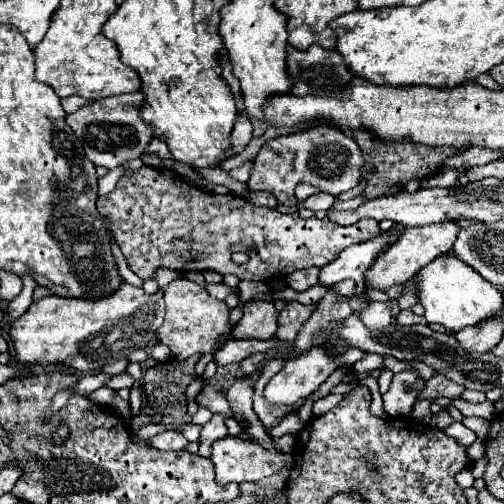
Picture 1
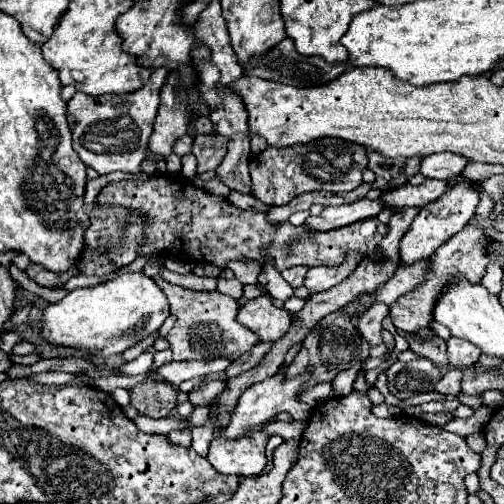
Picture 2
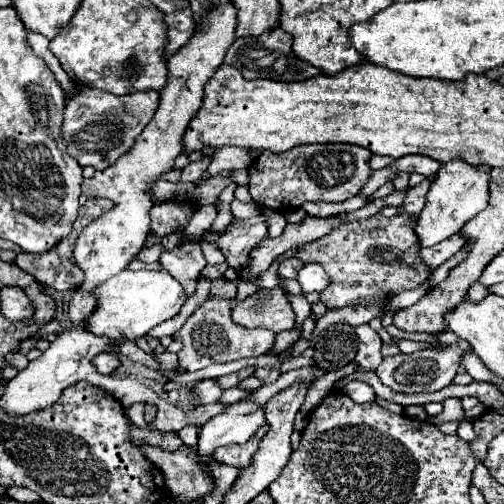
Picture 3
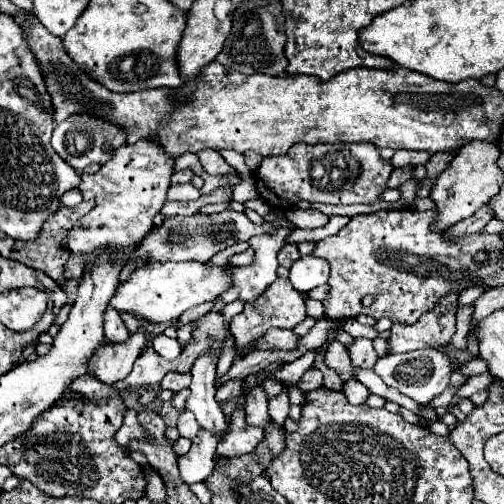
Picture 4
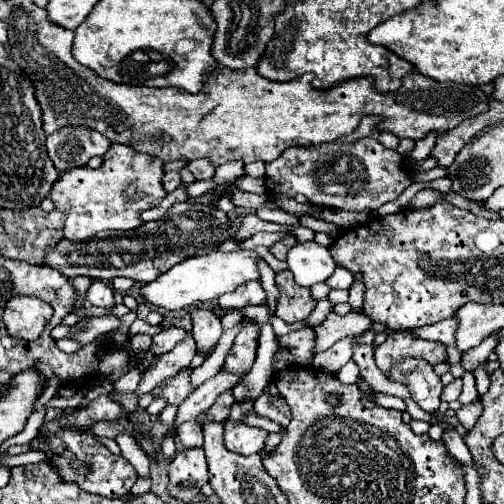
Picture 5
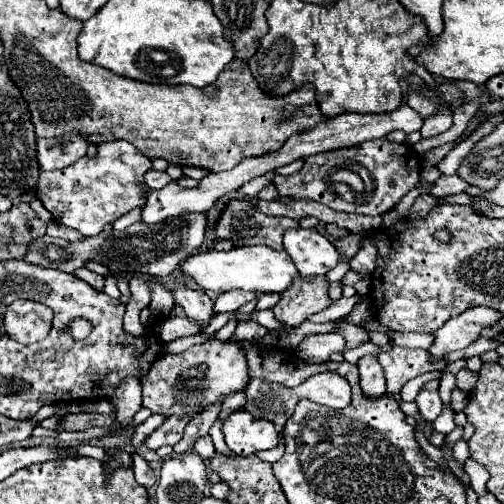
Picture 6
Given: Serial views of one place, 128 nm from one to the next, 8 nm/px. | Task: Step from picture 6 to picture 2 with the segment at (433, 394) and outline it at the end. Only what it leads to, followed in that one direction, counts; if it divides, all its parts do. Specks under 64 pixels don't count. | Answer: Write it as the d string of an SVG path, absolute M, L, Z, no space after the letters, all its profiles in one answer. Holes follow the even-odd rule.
M450 338L448 340L448 368L446 370L454 370L458 366L474 366L480 358L480 348L476 348L474 344L468 344L468 340L460 340L460 338ZM418 358L412 362L396 360L386 370L388 388L396 398L412 398L414 394L430 392L442 376L444 370L428 358Z

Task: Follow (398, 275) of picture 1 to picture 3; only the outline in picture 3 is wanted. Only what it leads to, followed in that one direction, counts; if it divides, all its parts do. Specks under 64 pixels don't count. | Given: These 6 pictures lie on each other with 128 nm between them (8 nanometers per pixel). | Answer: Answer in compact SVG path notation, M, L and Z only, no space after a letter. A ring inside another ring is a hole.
M450 160L448 164L442 164L436 180L428 190L426 206L416 222L420 246L434 246L440 240L446 240L448 236L460 232L460 228L472 220L472 216L482 212L488 206L488 184L490 174L478 170L478 166L468 164L466 160Z

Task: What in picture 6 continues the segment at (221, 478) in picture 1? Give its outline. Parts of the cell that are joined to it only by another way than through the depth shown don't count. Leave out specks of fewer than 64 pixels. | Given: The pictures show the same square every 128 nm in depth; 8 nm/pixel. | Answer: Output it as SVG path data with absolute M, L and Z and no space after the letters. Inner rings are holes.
M236 412L228 416L222 426L226 444L240 456L256 454L258 450L276 448L280 442L280 432L270 420L258 420L248 412Z

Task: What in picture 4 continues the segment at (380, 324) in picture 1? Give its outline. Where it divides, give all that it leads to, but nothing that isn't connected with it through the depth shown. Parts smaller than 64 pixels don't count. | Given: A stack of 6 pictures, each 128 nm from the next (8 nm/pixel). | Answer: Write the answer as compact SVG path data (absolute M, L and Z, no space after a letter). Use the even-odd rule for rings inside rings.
M356 338L350 348L350 360L356 368L374 368L378 356L372 348L372 340L368 338Z

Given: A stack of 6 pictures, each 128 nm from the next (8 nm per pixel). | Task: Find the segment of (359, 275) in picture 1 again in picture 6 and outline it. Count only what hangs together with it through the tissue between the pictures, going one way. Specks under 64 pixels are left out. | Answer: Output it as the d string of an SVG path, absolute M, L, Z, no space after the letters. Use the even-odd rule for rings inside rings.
M288 228L284 248L296 262L300 276L326 274L338 262L338 250L314 228Z

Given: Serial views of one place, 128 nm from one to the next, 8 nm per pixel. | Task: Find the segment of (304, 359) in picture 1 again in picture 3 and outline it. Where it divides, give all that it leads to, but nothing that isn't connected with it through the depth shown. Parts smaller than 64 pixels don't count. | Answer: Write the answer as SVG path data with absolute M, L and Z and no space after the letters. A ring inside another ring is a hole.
M244 398L200 428L196 450L200 456L212 456L218 446L246 442L262 424L266 424L264 408Z

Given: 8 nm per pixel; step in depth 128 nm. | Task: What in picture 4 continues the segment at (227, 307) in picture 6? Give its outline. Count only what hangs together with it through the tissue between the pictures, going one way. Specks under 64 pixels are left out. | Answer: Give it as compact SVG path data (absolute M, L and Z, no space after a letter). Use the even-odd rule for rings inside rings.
M278 228L268 234L252 236L252 240L248 240L248 244L256 252L256 262L254 266L236 266L236 280L232 288L224 292L224 296L220 296L224 304L230 304L234 300L252 304L276 280L276 254L284 246L284 240L290 232L290 228Z

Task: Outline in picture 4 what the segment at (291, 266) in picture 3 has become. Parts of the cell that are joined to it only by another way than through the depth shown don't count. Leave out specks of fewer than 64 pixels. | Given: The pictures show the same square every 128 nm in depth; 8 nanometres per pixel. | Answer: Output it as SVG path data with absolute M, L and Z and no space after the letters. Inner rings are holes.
M286 244L286 246L278 252L278 262L280 262L280 266L284 266L284 268L290 268L292 262L296 262L298 258L300 258L300 252L298 252L296 244Z

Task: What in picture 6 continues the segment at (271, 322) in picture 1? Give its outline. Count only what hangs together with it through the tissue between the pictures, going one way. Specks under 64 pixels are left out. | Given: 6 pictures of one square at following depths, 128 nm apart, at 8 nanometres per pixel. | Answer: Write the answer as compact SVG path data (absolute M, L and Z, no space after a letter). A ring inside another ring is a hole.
M306 276L296 280L288 292L282 294L282 300L272 308L274 316L290 326L300 326L308 316L318 314L332 306L328 296L330 282L326 276ZM210 340L206 344L196 344L190 346L186 352L180 354L164 354L156 364L150 368L150 372L142 380L142 408L148 408L152 414L160 414L164 418L168 416L190 416L194 418L198 410L208 408L210 404L222 402L228 394L242 392L248 384L248 364L244 350L232 342L222 342L222 340Z

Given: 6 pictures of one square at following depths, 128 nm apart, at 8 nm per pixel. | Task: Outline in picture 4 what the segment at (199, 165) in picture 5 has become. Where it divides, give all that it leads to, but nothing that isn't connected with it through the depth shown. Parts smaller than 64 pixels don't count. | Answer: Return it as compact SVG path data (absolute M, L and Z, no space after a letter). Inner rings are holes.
M202 150L198 152L200 164L202 168L212 174L212 176L222 176L222 174L234 174L234 170L228 166L228 162L224 160L224 156L216 150Z

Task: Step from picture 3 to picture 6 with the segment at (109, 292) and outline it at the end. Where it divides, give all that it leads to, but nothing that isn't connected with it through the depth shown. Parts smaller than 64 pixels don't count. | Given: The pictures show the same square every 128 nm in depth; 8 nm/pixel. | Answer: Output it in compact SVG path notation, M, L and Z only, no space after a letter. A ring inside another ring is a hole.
M242 246L232 248L228 252L208 250L198 252L182 262L182 270L204 290L228 292L228 290L252 290L252 292L284 292L298 278L296 264L288 256L286 250L274 250L270 246Z

